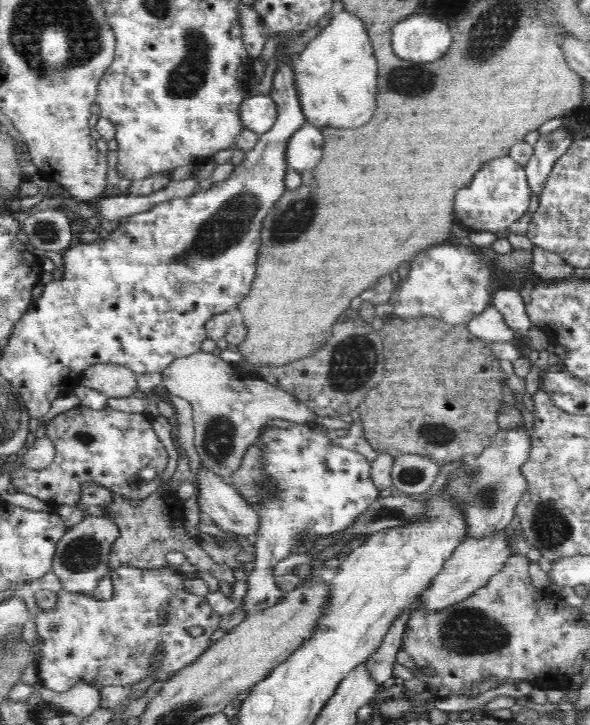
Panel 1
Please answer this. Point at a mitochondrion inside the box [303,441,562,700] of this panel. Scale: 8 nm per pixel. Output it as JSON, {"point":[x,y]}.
{"point":[468,632]}

